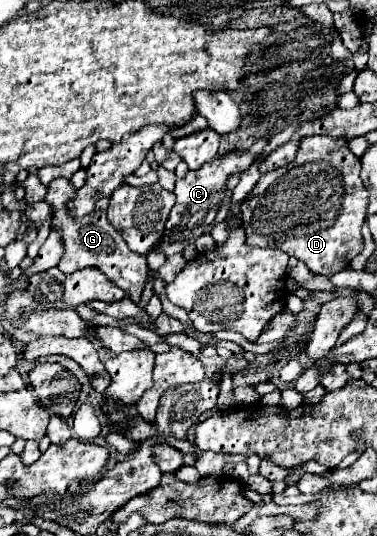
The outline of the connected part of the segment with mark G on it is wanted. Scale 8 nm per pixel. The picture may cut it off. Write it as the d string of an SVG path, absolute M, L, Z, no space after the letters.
M56 178L48 184L48 192L44 198L52 206L52 226L60 232L62 246L64 246L64 256L60 258L58 268L66 274L72 274L76 270L96 266L110 278L110 282L114 282L114 286L122 288L134 302L138 302L140 294L144 290L144 284L146 284L146 276L148 276L146 258L132 252L126 246L124 238L108 222L106 210L94 210L94 212L86 214L86 218L70 218L70 214L66 214L66 210L68 210L68 202L74 198L76 192L78 192L78 188L74 188L70 180Z

